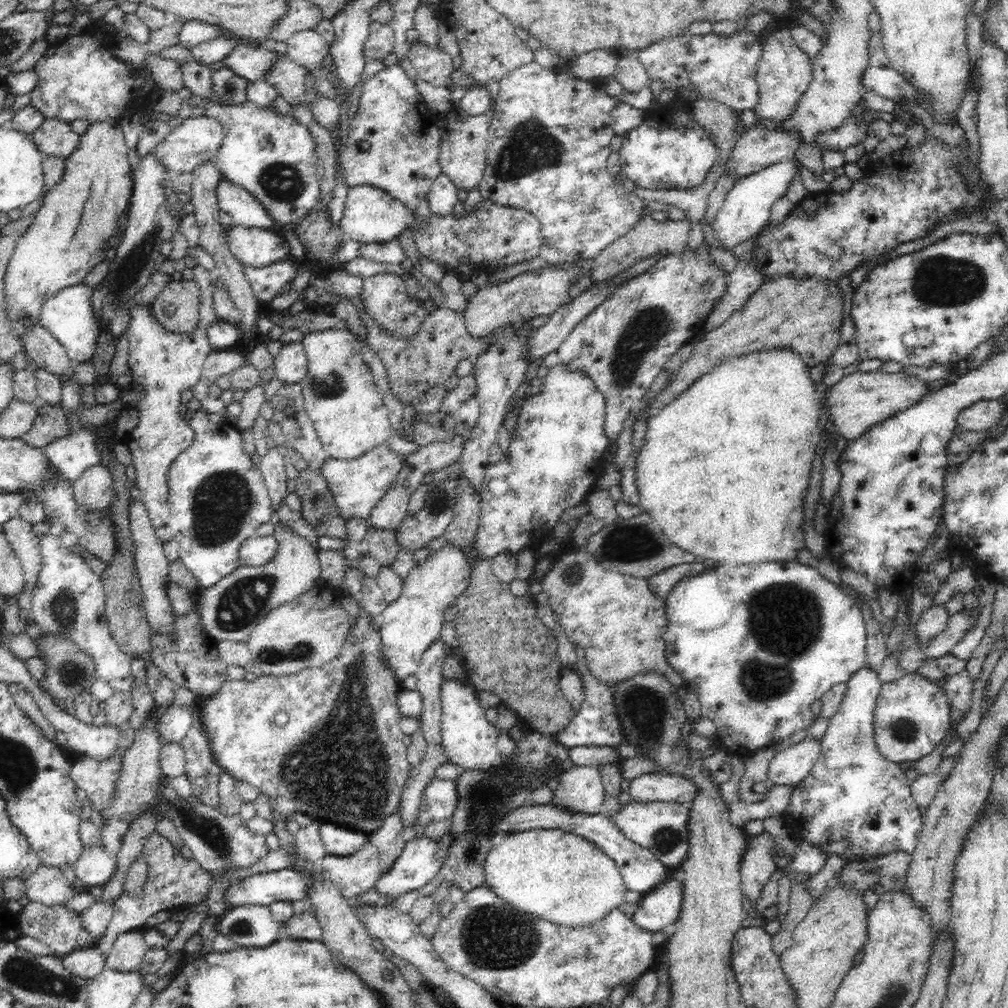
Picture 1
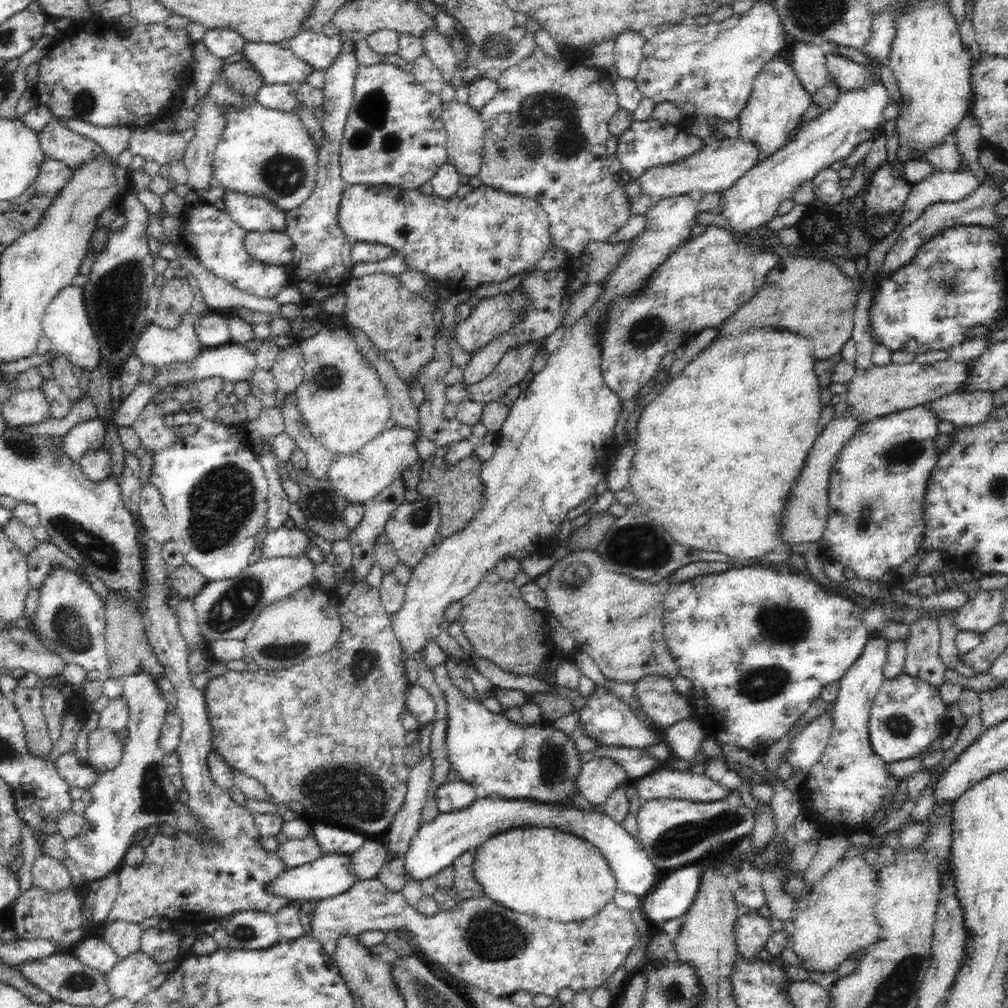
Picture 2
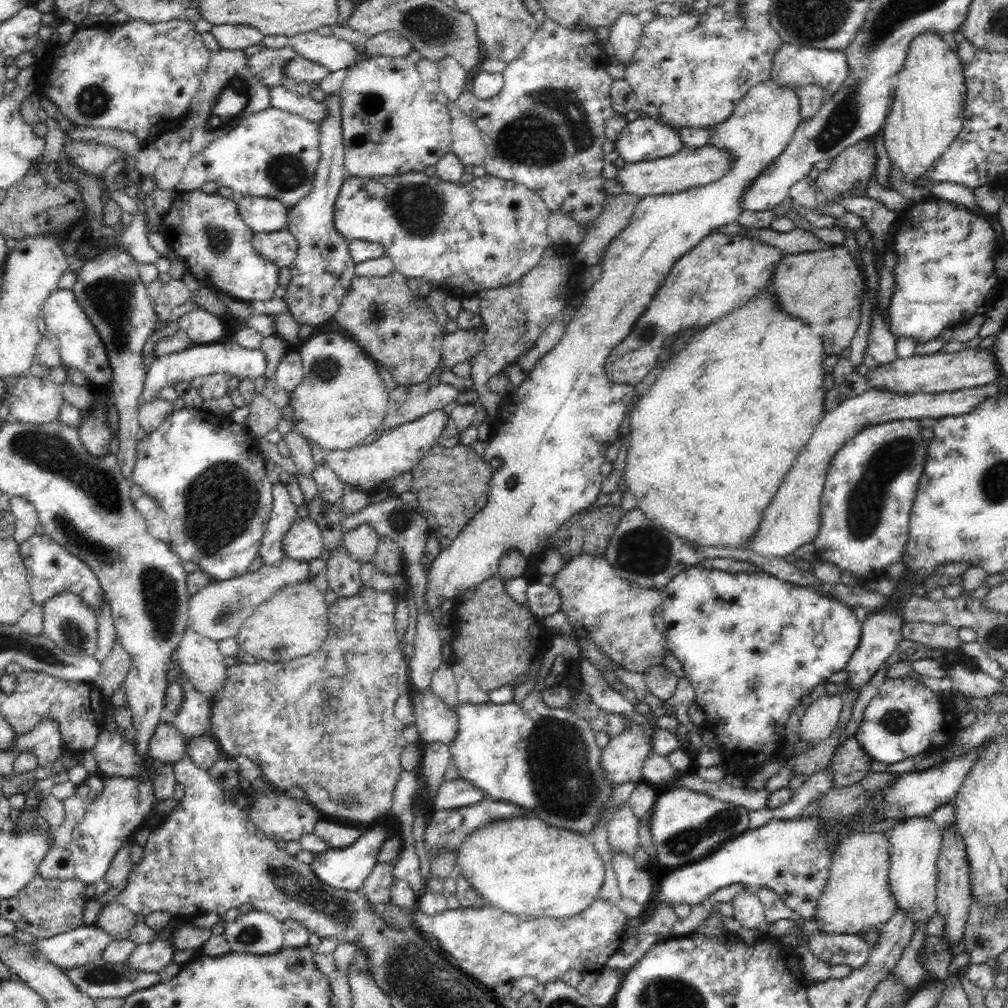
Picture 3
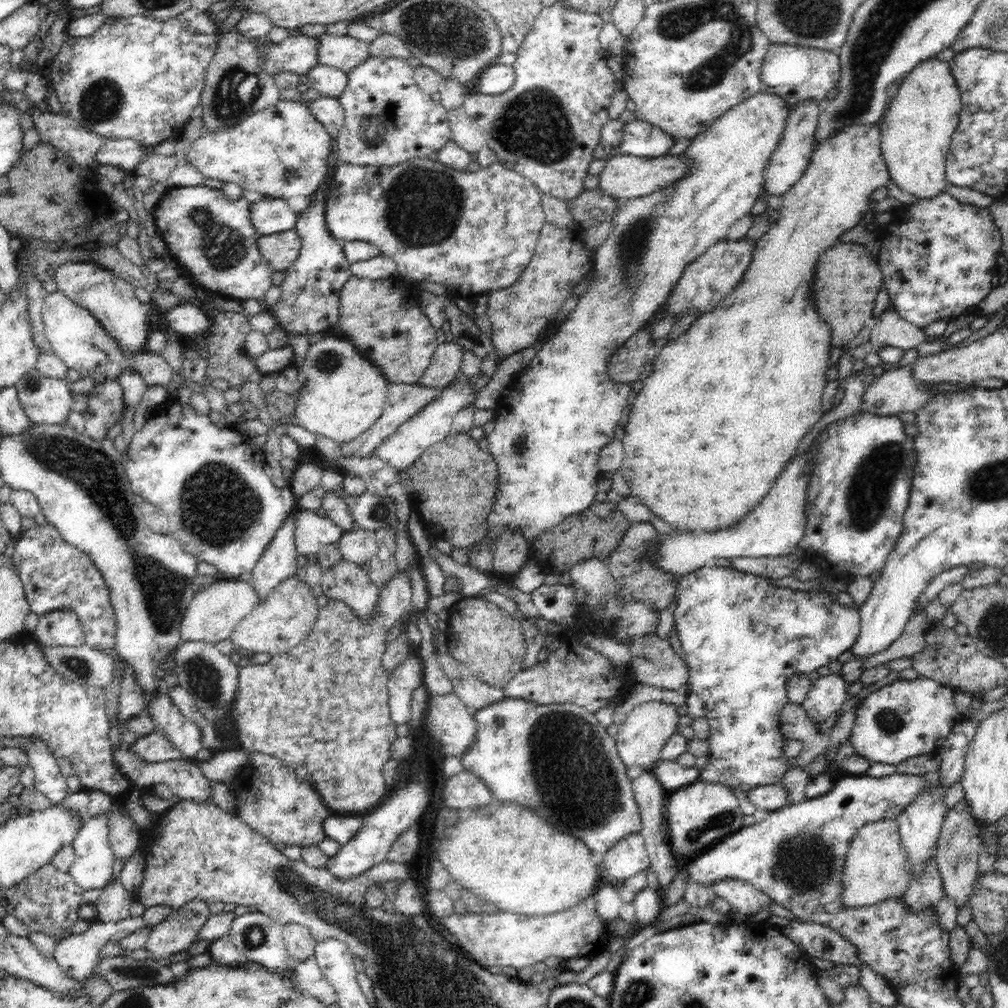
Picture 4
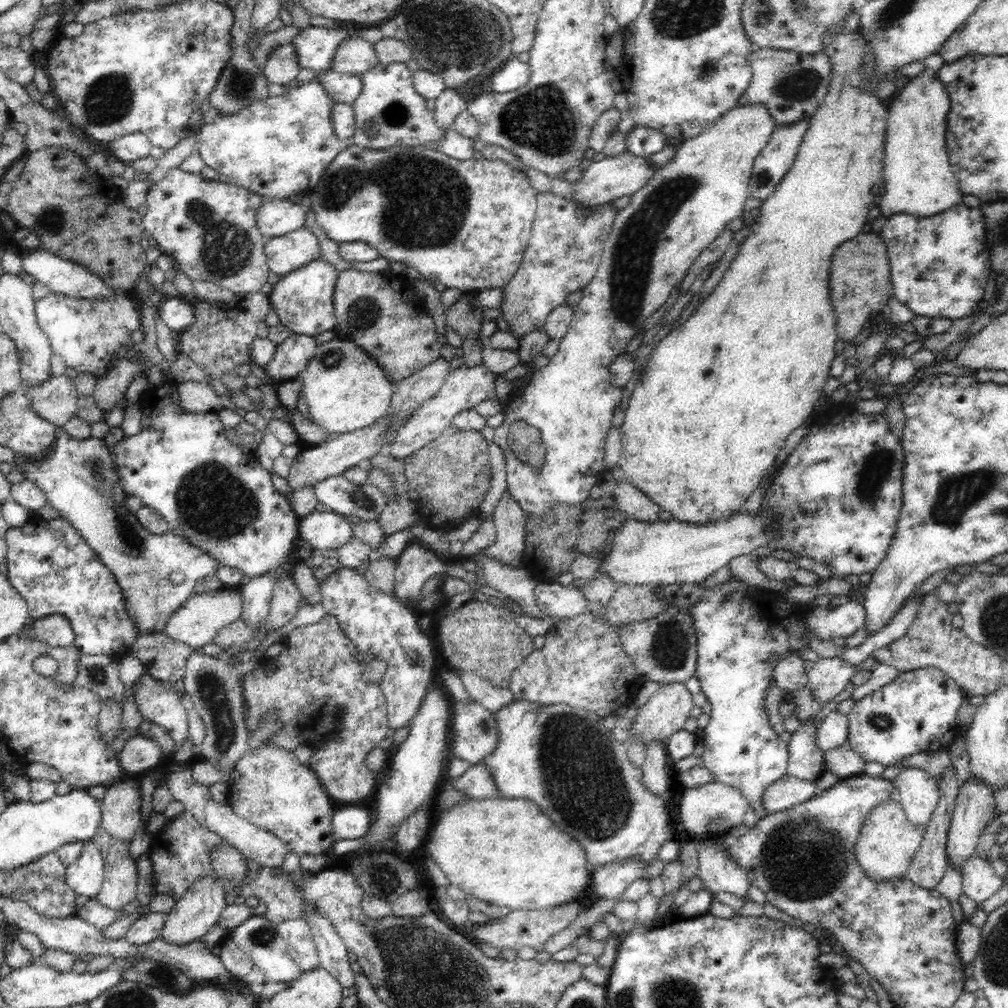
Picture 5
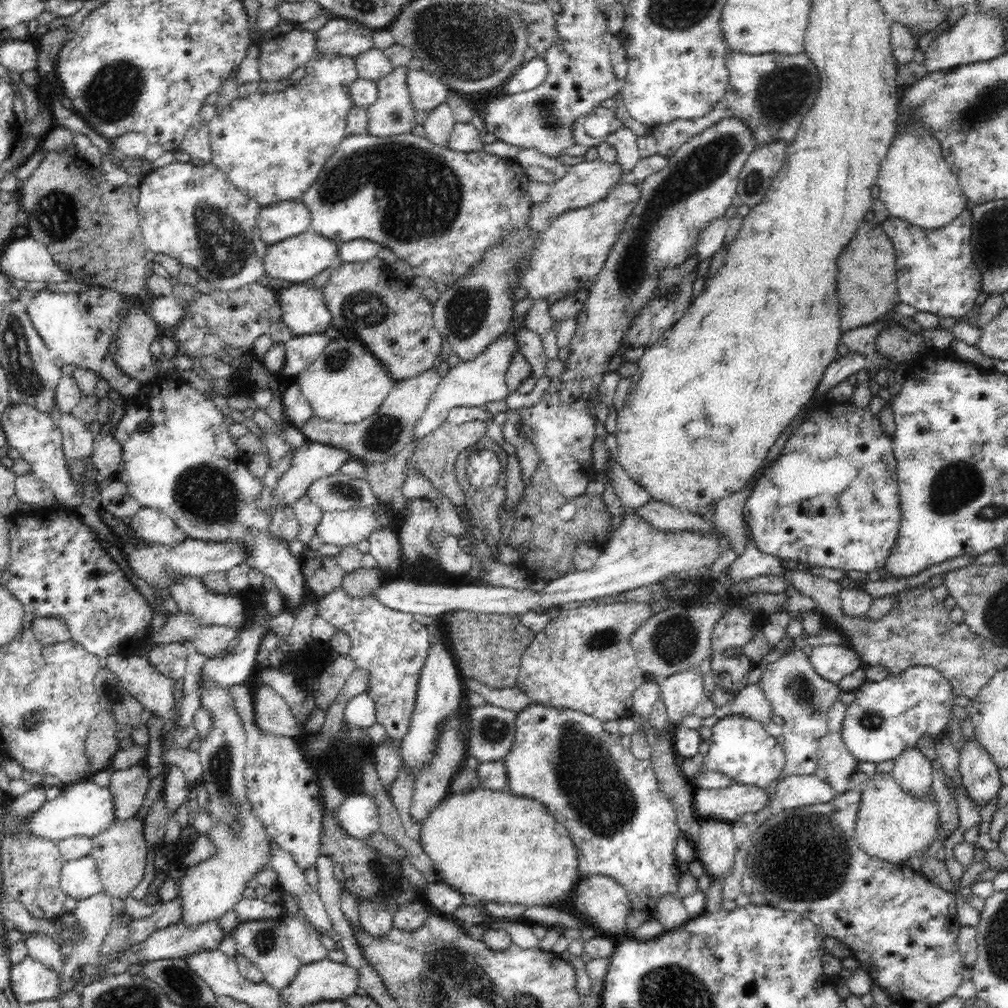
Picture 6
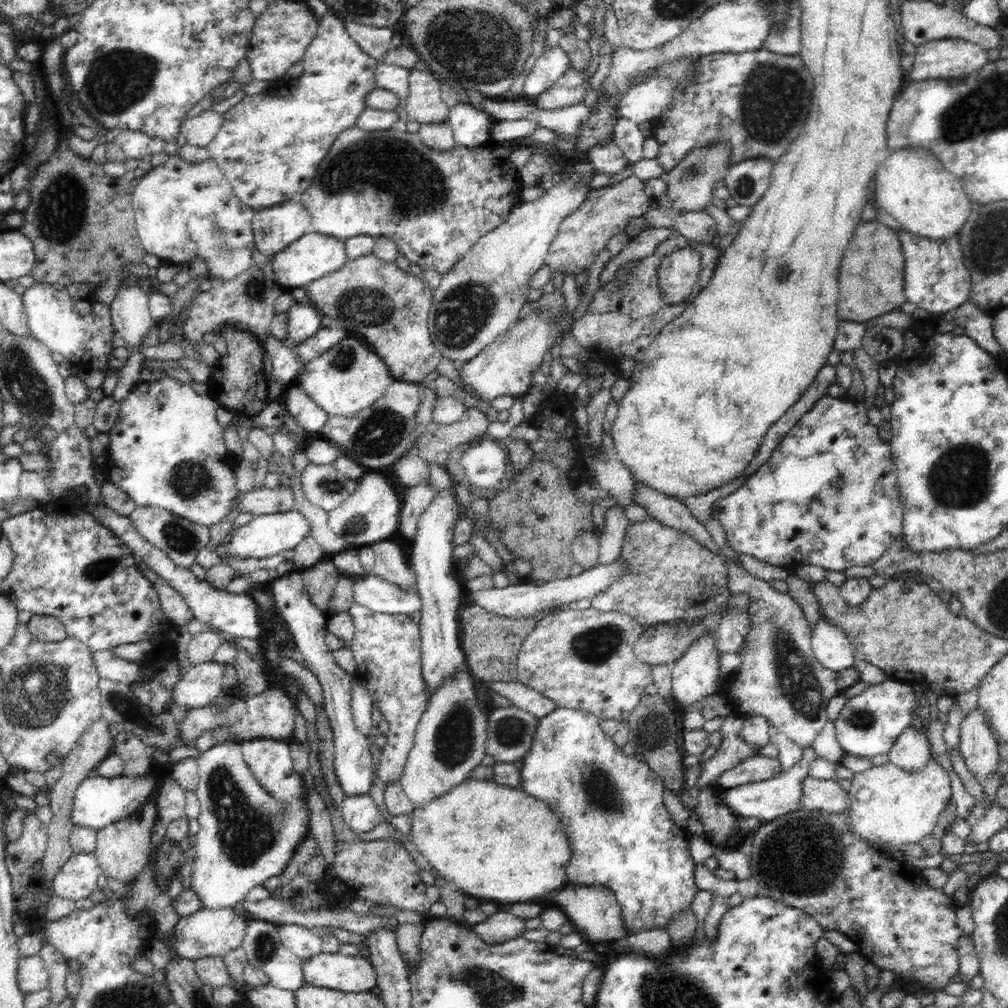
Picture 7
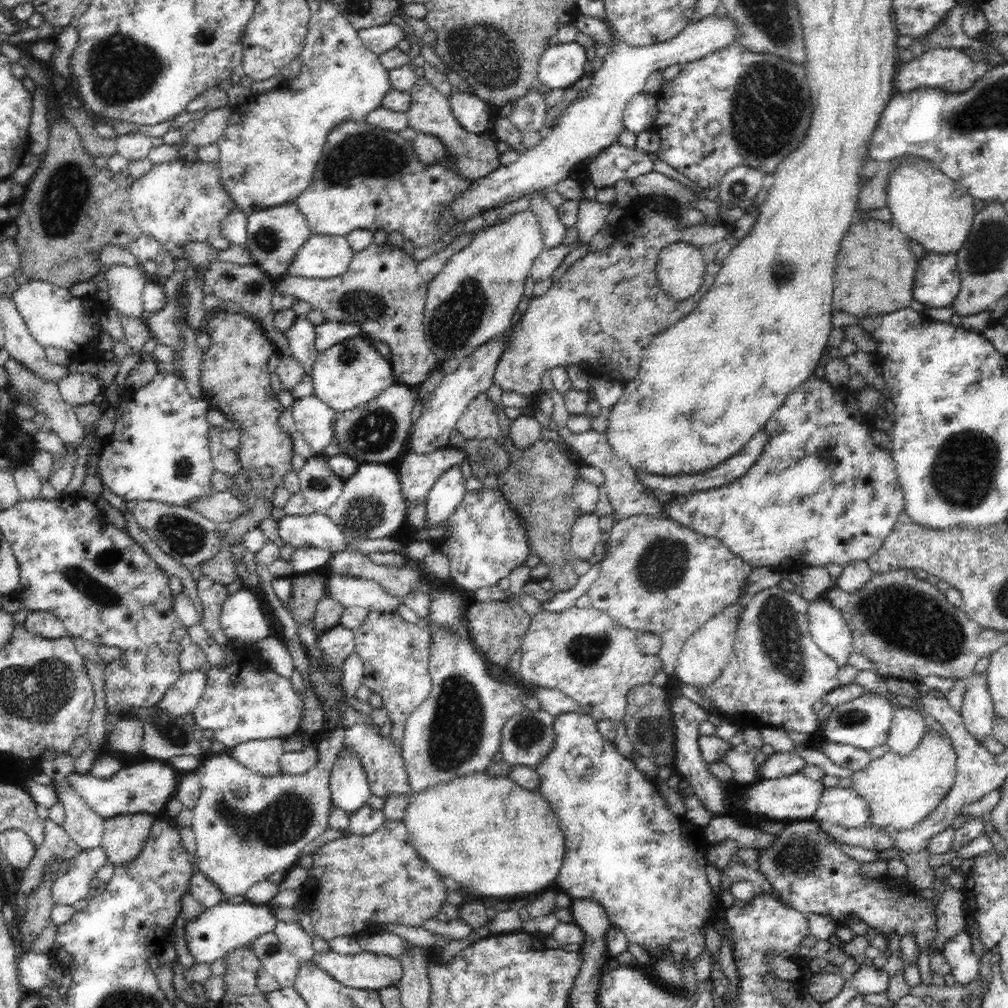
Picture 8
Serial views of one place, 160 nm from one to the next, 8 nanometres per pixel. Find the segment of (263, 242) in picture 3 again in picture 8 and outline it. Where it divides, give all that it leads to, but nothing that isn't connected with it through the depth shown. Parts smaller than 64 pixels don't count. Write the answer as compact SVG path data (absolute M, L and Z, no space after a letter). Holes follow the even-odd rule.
M311 234L287 266L286 275L334 278L346 272L353 256L347 237Z

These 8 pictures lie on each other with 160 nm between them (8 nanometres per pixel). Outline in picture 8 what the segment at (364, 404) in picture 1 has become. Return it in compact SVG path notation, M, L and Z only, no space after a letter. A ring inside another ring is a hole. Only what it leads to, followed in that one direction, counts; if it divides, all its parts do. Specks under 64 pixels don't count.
M364 336L347 338L330 346L316 356L311 378L314 393L337 413L343 413L374 400L382 391L398 380L393 375L391 362L382 357L371 340Z

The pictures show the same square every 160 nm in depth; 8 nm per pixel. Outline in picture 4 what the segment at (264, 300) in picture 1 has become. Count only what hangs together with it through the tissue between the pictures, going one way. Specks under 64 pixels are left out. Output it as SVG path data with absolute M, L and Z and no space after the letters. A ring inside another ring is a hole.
M205 185L170 187L156 204L153 216L156 220L157 234L165 242L166 252L172 256L187 272L197 287L211 294L221 294L239 301L246 298L261 300L272 284L275 270L262 256L257 247L261 234L252 225L250 203L243 196L237 200L229 199L221 189L212 189Z

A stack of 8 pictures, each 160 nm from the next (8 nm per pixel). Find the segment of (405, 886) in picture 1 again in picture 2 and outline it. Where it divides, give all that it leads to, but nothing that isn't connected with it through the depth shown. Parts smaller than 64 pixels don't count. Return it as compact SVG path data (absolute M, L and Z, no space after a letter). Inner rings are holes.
M483 795L462 810L439 812L432 822L423 822L420 825L404 856L405 877L425 881L436 876L442 868L453 864L456 858L467 850L476 849L482 842L498 834L524 826L559 829L561 832L574 834L598 848L608 861L616 879L616 886L622 892L645 897L661 879L655 864L639 841L632 838L622 825L616 823L604 811L584 811L560 803Z

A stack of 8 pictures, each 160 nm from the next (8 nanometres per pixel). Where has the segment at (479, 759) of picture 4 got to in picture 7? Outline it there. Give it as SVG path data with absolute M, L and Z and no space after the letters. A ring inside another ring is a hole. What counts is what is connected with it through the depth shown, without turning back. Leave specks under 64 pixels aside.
M562 708L538 719L530 748L519 762L521 789L546 802L560 819L571 848L567 884L608 887L618 899L627 934L667 928L672 916L689 909L698 892L694 876L697 864L688 850L686 830L676 826L664 805L663 780L646 761L624 754L614 739L602 731L600 722L590 713Z

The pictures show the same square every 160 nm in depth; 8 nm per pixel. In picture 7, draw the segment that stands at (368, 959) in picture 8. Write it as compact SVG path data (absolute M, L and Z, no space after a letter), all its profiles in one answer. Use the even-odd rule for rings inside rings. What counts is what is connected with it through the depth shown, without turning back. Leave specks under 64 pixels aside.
M325 953L302 962L303 984L331 988L342 992L368 992L377 986L376 969L361 956Z

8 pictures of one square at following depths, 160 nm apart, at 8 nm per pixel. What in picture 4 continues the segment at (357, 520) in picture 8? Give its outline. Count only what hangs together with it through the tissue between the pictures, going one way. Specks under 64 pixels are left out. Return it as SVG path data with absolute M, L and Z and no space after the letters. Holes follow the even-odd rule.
M305 509L295 514L295 548L298 555L312 560L331 542L336 542L345 533L330 518L320 517L316 511Z

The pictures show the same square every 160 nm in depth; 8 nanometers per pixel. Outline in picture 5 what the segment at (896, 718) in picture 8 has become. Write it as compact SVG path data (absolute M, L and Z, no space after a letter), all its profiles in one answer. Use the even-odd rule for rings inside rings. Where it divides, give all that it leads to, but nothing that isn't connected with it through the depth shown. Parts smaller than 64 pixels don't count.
M906 767L892 783L905 817L912 824L927 826L939 803L937 778L921 768Z

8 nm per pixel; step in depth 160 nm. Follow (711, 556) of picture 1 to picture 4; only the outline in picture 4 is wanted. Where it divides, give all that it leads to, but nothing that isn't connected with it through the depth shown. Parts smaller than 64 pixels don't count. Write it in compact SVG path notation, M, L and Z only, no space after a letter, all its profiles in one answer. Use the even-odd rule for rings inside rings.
M878 123L850 124L840 131L826 141L814 145L812 160L810 160L808 168L804 170L804 174L800 176L798 182L795 182L788 192L781 195L783 207L779 209L780 218L774 223L770 223L770 229L754 241L752 262L750 262L748 270L744 272L742 282L730 294L726 294L726 298L720 302L722 306L718 304L714 312L702 314L692 324L692 328L682 333L678 340L668 340L660 352L653 353L652 369L647 378L643 379L642 392L637 394L634 403L630 405L629 419L624 426L625 435L622 440L624 456L619 473L626 480L632 496L637 496L654 516L671 524L677 530L700 534L724 530L724 528L738 524L768 494L770 487L782 474L786 465L790 463L790 458L794 456L802 438L825 414L821 405L822 390L828 382L826 372L831 366L830 350L833 346L831 345L830 325L820 320L814 304L810 302L810 278L814 276L814 266L816 266L818 254L822 254L826 246L833 247L842 233L856 226L858 222L862 222L864 215L869 210L868 205L872 201L870 194L877 188L886 187L890 183L888 167L881 152L881 132Z

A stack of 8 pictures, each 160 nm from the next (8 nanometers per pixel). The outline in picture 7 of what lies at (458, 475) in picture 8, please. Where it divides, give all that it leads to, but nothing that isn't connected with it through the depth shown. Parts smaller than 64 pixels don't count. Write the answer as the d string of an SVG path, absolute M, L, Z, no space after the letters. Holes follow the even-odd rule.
M438 490L434 500L424 510L422 518L418 520L418 530L412 540L412 558L410 566L416 576L416 590L420 594L423 606L421 609L421 665L423 681L426 685L428 700L439 692L442 682L456 672L460 672L465 664L465 654L461 647L460 621L458 611L464 604L467 590L454 576L456 562L452 552L456 548L452 545L454 529L457 520L458 503L455 491Z

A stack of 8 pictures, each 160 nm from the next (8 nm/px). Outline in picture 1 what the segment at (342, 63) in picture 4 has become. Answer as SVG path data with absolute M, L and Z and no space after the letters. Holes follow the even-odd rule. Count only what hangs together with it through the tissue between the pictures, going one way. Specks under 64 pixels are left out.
M314 29L303 30L288 38L286 54L308 70L321 69L330 47Z

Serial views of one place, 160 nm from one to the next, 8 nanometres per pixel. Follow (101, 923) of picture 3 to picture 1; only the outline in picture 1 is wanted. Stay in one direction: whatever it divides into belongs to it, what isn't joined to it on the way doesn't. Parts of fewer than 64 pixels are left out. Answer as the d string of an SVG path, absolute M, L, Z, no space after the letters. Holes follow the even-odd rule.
M144 929L128 930L114 940L110 954L106 956L106 968L118 972L136 972L142 968L147 948Z

